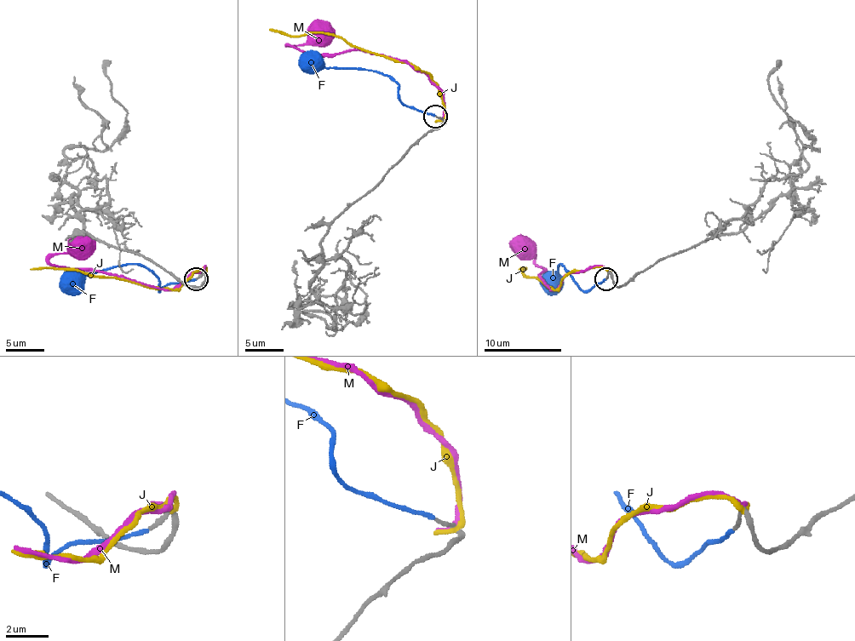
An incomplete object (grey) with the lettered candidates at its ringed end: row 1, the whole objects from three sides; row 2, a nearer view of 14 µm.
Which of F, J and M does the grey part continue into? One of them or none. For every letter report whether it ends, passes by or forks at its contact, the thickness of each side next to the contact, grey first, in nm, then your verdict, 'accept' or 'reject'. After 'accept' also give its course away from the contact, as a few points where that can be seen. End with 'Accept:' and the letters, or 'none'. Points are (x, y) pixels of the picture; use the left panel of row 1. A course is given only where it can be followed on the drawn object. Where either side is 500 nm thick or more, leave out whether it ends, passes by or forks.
F: it ends there; 180 nm thick on the grey side, 190 nm on the other; accept; it runs (195, 278), (158, 289), (158, 280), (139, 265), (110, 266), (67, 280), (60, 288)
J: it ends there; 220 nm thick on the grey side, 320 nm on the other; reject
M: it ends there; 200 nm thick on the grey side, 300 nm on the other; reject
Accept: F

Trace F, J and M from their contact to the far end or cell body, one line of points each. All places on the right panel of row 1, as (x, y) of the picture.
F: (606, 278), (585, 289), (562, 265), (558, 266), (558, 272), (548, 288)
J: (608, 272), (602, 266), (575, 271), (556, 289), (540, 280), (529, 278), (523, 272), (525, 268), (519, 268)
M: (608, 271), (588, 266), (570, 272), (552, 289), (540, 277), (544, 268), (535, 260), (535, 253), (523, 249)

